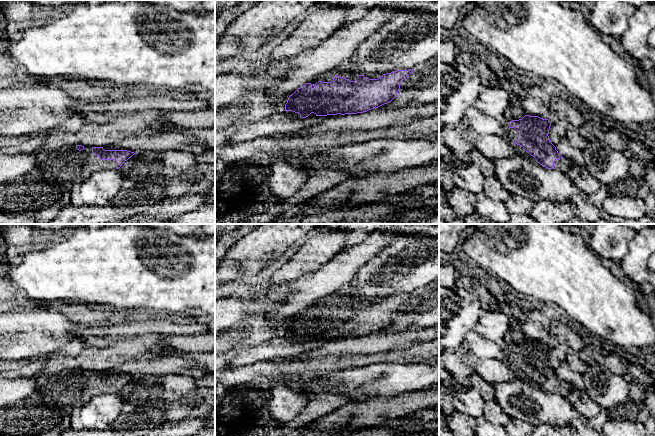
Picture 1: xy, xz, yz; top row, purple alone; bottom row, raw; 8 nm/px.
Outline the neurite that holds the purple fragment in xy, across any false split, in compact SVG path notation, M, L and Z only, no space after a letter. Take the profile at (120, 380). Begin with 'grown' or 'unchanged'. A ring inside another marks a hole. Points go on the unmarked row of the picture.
grown | M63 370L39 377L36 391L15 405L41 412L58 410L71 415L76 407L85 405L96 396L117 394L134 378L128 374L104 374L103 371Z

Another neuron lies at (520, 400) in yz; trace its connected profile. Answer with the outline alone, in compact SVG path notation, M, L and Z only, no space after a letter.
M518 378L495 383L493 387L494 400L511 419L532 426L548 423L558 429L566 428L577 414L566 398Z

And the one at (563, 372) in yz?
M564 362L557 370L558 377L565 382L568 382L572 387L584 390L583 375L572 371L567 362Z

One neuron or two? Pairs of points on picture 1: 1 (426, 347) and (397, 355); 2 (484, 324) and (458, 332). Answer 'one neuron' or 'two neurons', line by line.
1: one neuron
2: two neurons

